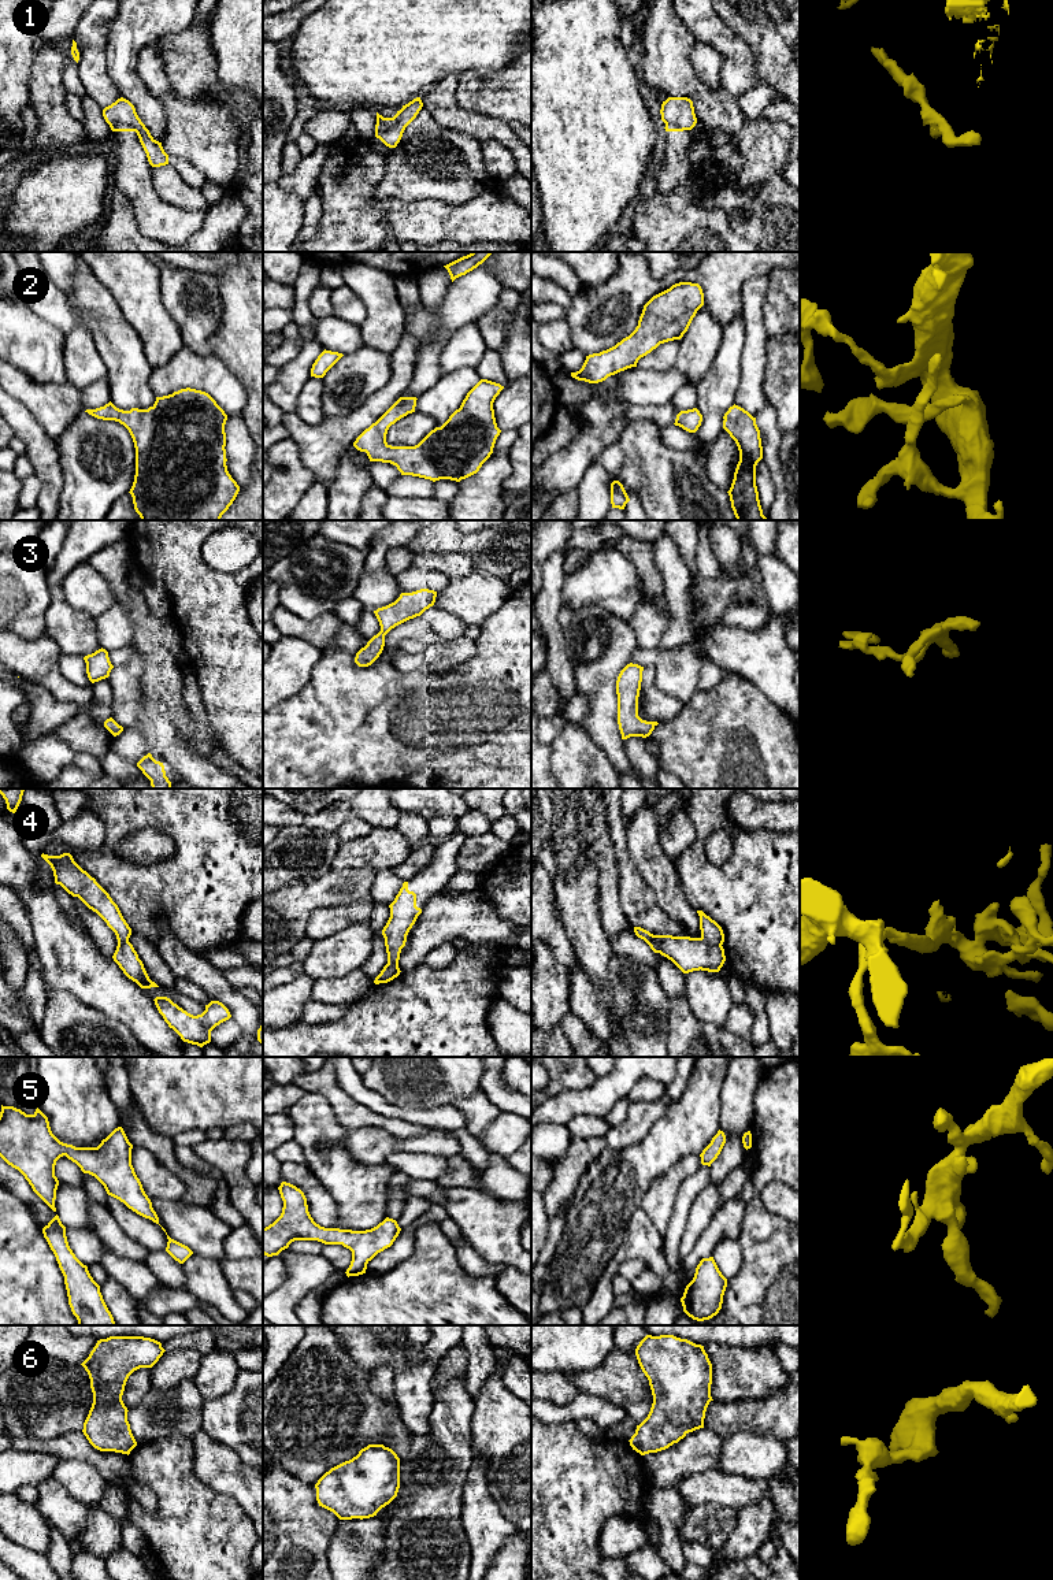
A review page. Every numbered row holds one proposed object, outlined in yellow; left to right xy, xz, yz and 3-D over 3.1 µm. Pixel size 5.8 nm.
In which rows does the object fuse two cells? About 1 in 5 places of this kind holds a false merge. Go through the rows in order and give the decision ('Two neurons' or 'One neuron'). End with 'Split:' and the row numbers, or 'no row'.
1: Two neurons
2: One neuron
3: One neuron
4: Two neurons
5: One neuron
6: One neuron
Split: 1, 4

